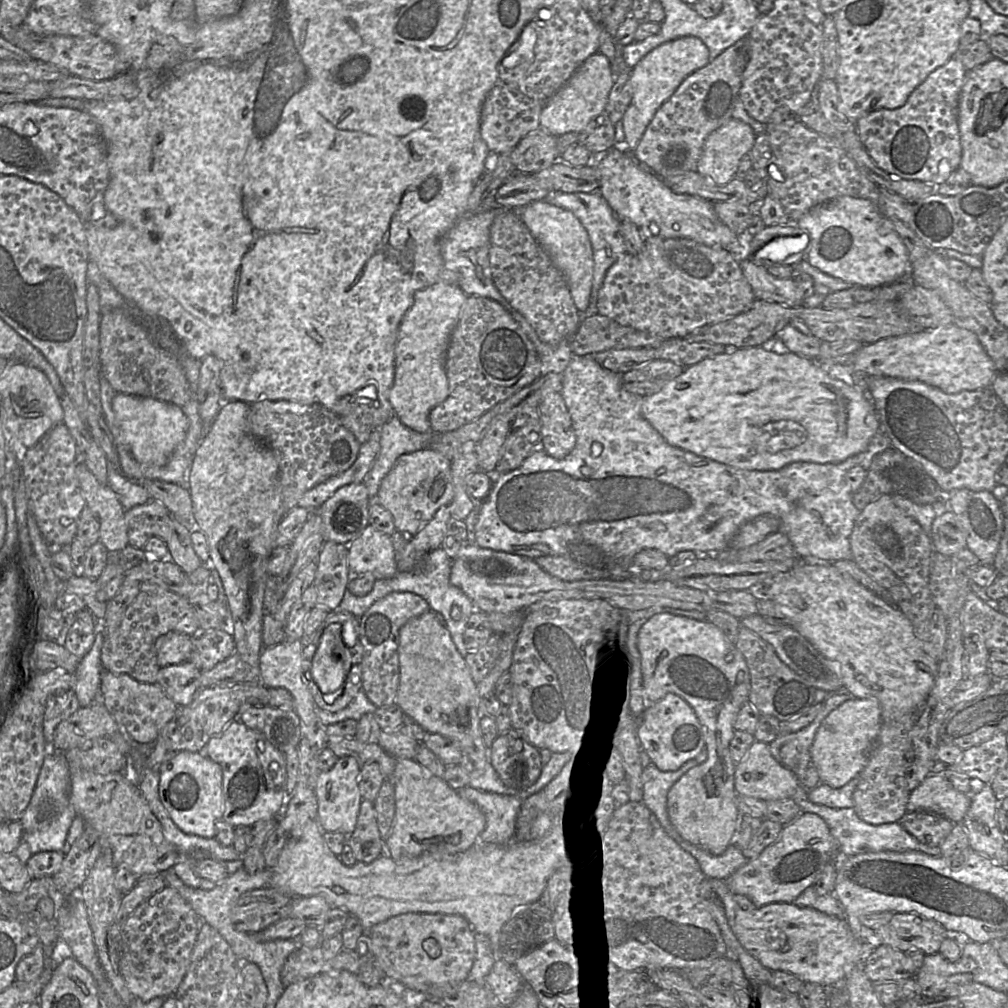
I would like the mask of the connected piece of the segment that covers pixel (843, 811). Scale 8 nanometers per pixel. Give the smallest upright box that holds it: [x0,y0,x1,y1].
[791,785,940,856]

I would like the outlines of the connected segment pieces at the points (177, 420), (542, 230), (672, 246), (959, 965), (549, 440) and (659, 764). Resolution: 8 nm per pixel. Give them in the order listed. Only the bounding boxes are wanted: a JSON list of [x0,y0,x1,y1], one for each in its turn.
[[112,392,189,466],[519,200,594,312],[597,237,755,339],[915,952,975,997],[537,393,575,459],[636,694,705,772]]

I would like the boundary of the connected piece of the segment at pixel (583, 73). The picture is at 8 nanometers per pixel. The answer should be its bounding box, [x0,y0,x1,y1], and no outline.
[540,52,614,136]

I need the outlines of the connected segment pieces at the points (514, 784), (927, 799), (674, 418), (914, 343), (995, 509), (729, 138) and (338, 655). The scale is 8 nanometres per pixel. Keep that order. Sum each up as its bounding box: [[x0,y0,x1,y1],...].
[[489,728,544,791],[907,773,970,823],[642,346,880,471],[834,323,998,394],[946,489,1005,566],[697,118,756,185],[311,623,351,702]]

